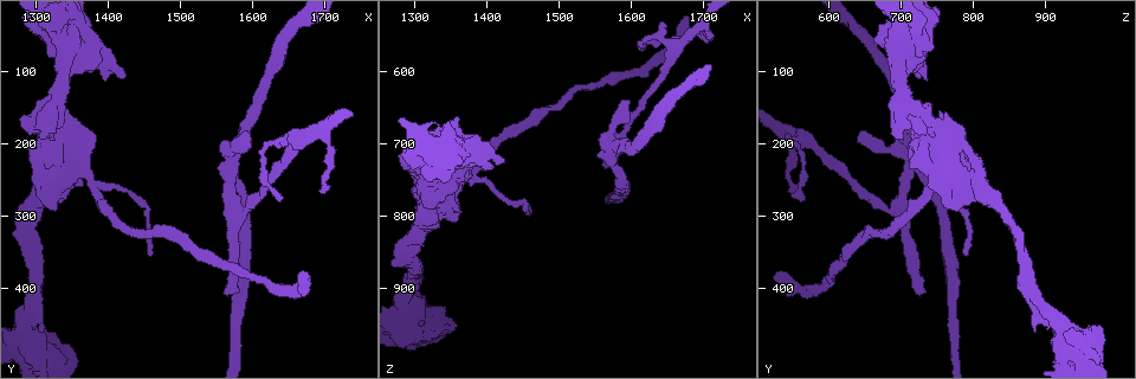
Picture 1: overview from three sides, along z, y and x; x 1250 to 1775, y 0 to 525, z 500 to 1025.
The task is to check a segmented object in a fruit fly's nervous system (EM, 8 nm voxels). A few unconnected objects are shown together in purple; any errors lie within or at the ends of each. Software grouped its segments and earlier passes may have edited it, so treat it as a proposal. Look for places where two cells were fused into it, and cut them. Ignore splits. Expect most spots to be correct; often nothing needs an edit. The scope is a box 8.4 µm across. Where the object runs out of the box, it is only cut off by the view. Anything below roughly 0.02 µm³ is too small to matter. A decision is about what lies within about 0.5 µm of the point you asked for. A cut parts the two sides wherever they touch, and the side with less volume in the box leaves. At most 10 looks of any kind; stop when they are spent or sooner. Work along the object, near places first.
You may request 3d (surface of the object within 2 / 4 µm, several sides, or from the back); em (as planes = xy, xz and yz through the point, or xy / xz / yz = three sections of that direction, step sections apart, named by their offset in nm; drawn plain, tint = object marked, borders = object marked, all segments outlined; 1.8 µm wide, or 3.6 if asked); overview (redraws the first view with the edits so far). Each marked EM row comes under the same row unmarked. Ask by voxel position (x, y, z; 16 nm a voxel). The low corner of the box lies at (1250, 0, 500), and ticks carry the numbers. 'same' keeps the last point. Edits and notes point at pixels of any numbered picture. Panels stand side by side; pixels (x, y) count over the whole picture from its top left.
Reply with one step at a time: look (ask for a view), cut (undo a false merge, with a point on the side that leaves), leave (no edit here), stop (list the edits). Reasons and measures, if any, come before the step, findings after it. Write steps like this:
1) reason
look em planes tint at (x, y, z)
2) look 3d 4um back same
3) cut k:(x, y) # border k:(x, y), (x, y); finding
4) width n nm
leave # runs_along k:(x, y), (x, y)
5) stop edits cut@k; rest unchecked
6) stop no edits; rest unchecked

arms run side by side
look em xz step 4 tint at (1660, 190, 565)

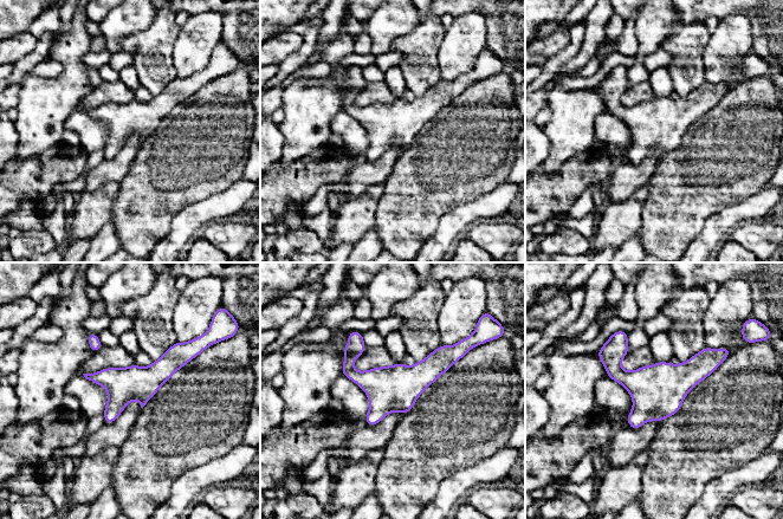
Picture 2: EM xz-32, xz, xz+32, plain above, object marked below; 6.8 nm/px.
look em planes tint same

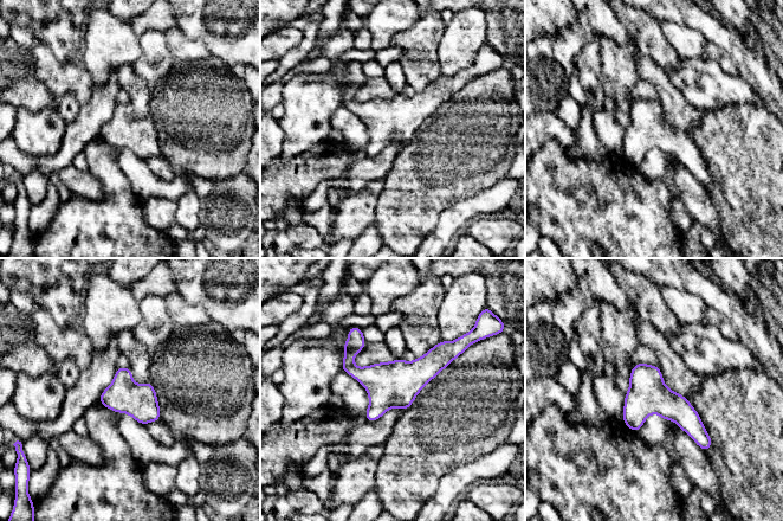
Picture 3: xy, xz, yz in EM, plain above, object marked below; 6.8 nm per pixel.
leave # runs_along 3:(636, 367), (698, 432), (703, 445); continuous, no second cell

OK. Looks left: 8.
look 3d 4um at (1570, 235, 715)

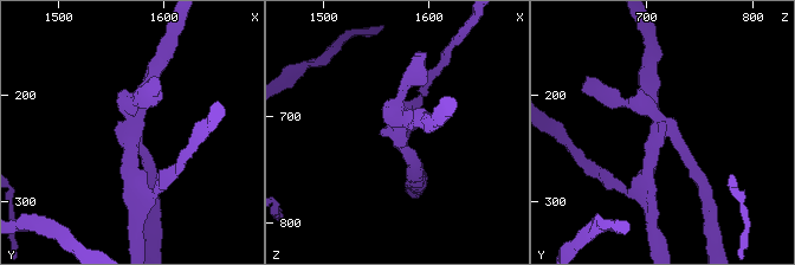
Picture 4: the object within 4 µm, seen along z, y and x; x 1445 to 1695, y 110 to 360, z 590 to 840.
look em xz step 16 tint at (1568, 232, 712)

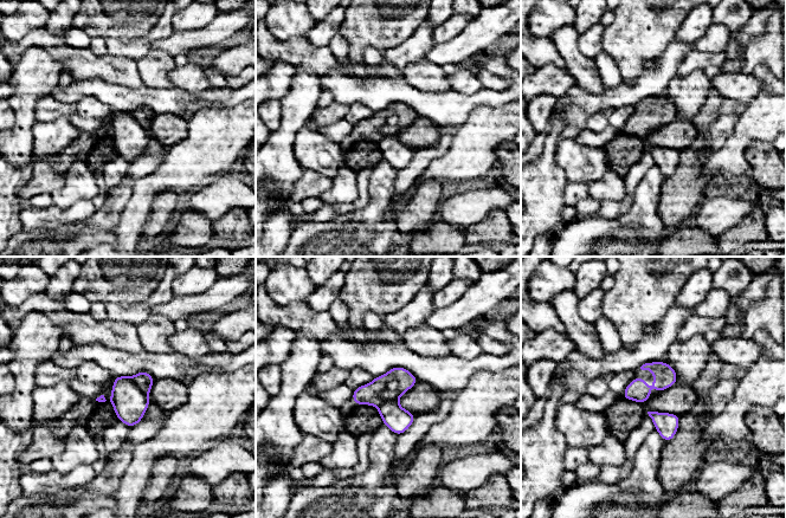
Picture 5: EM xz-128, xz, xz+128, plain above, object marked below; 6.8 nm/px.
cut it another way
look em planes borders same

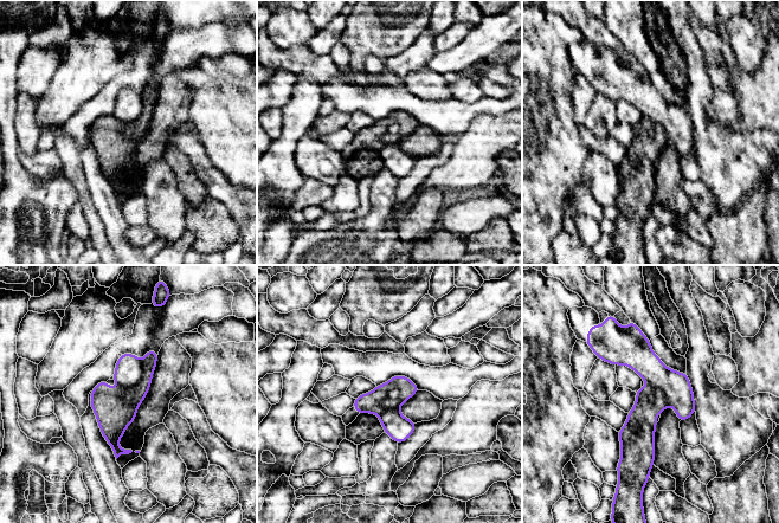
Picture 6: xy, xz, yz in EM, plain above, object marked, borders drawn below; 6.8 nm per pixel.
cut 6:(129, 370) # border 6:(142, 361), (142, 378), (120, 387); two cells meet here

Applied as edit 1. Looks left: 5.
thin neck
look 3d 4um back at (1345, 85, 700)

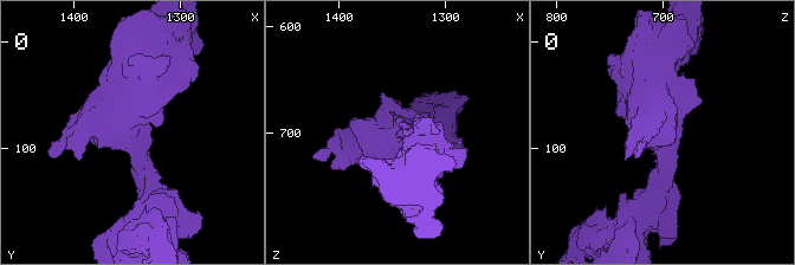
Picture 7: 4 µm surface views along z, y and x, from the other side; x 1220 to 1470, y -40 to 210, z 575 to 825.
look em planes tint at (1342, 80, 698)

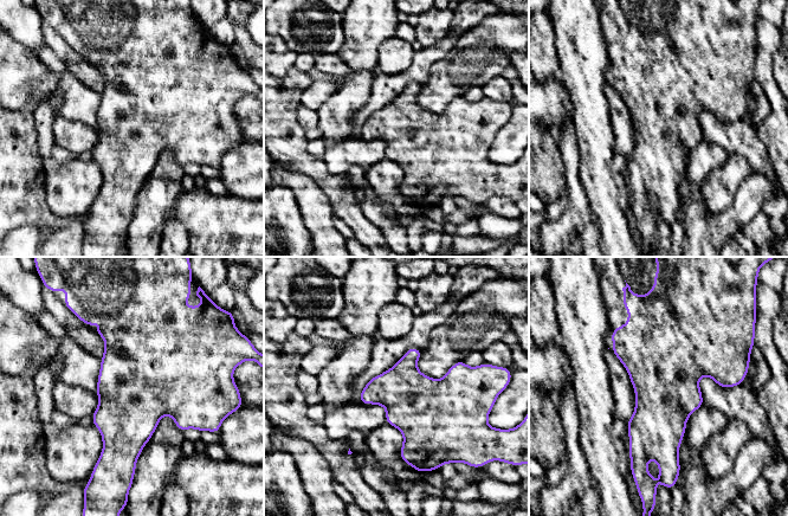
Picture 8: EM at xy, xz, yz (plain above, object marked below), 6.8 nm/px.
leave # continuous, no second cell

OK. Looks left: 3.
calibre changes
look 3d 4um at (1335, 205, 750)

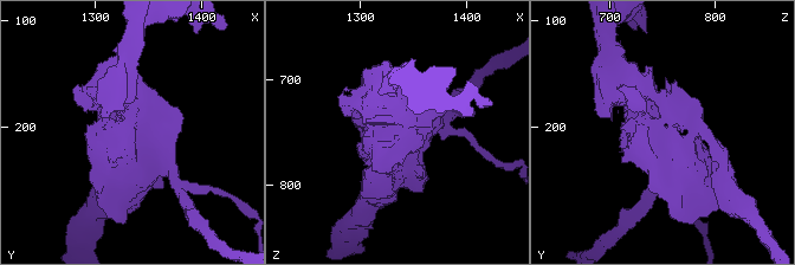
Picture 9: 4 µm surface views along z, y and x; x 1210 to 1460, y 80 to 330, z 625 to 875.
now the EM
look em planes tint at (1332, 208, 750)

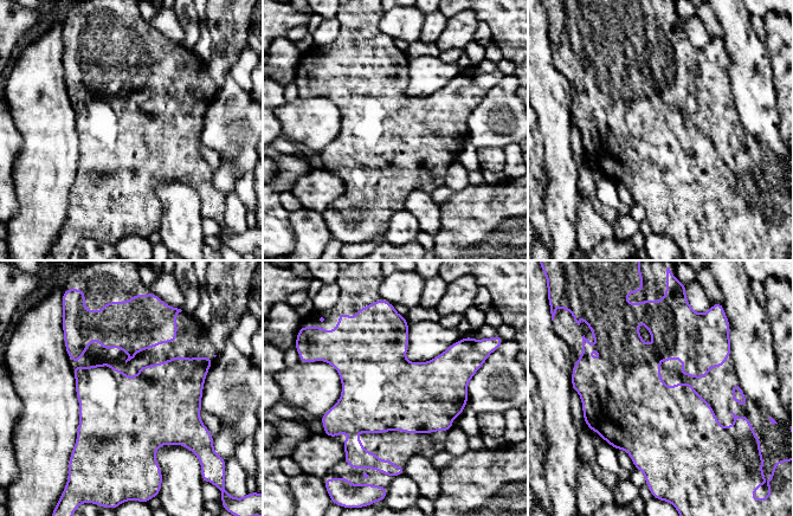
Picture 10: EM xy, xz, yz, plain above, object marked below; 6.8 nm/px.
width 460 nm
leave # one cell here

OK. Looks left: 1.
stop edits cut@6; rest unchecked

